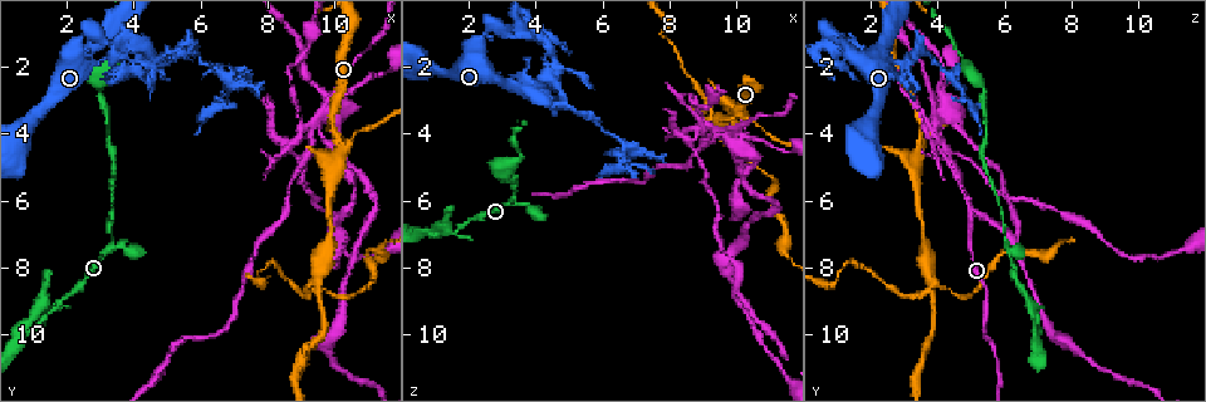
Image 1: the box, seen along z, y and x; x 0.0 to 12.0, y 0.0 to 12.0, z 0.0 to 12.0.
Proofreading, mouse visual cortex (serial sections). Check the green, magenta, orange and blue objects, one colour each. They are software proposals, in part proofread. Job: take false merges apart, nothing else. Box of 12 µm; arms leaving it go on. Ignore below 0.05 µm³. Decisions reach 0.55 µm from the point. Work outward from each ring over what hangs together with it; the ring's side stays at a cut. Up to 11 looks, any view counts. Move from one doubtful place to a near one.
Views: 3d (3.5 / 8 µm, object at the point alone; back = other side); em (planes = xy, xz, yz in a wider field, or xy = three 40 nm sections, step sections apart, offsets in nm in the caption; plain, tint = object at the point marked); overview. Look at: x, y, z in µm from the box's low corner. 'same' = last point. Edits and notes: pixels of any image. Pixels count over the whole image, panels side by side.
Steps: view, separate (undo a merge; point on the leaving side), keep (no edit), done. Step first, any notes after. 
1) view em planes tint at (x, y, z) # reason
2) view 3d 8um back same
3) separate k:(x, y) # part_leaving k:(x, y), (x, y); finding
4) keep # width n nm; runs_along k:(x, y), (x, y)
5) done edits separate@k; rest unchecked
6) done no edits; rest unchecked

view 3d 3.5um at (9.6, 8.3, 3.7) # looks like a crossing

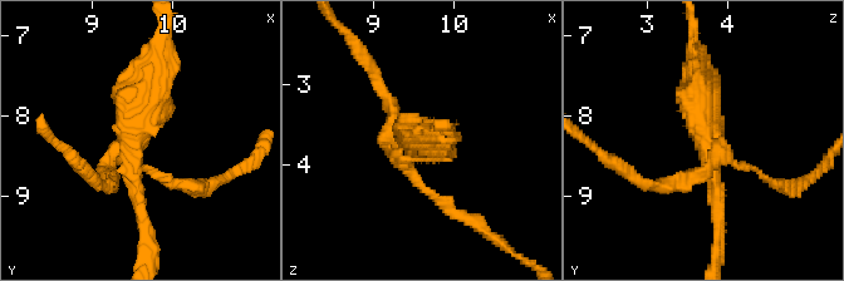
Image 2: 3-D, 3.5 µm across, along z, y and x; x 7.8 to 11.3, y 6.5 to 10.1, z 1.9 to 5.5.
view em xy step 5 tint at (9.50, 8.30, 3.80) # arms 4; arm_widths 100, 200, 200, 400 nm

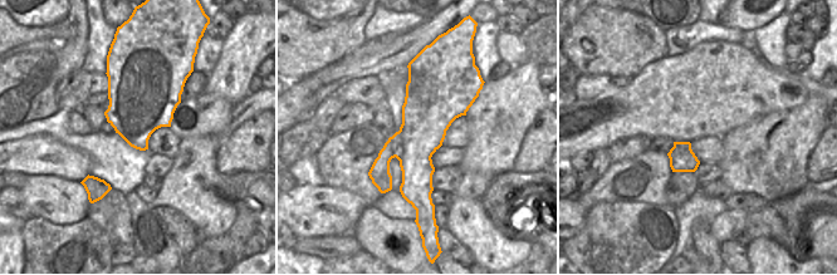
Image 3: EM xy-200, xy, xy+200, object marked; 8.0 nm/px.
separate 2:(671, 186) # border 3:(399, 132), (399, 150), (395, 156); two cells meet here

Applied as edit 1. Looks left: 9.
view 3d 3.5um at (1.4, 9.2, 7.0) # sharp bend

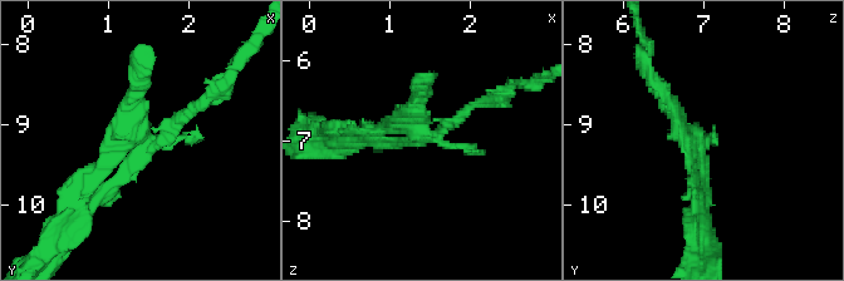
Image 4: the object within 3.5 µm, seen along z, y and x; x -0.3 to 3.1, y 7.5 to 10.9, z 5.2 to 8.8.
view em xy step 3 tint at (1.35, 9.20, 6.95)

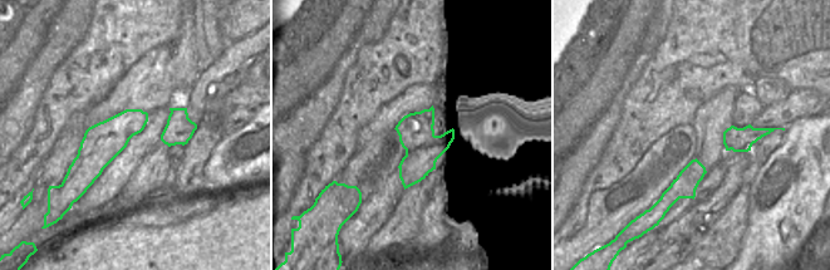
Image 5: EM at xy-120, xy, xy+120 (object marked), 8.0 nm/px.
separate 4:(137, 94) # width 300 nm; part_leaving 4:(701, 143), (688, 143), (701, 225); two cells meet here

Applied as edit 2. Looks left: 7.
view 3d 8um at (3.4, 7.1, 6.0) # three-way junction

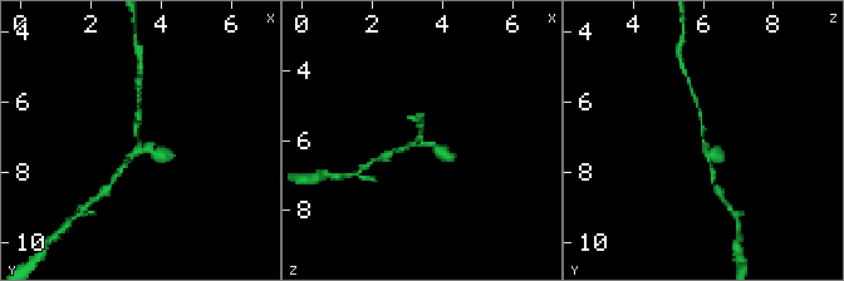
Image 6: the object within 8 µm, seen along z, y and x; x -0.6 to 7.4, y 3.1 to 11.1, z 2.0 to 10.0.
view em xy step 5 tint at (3.4, 7.0, 6.1) # arms 3; arm_widths 100, 100, 300 nm; now the EM

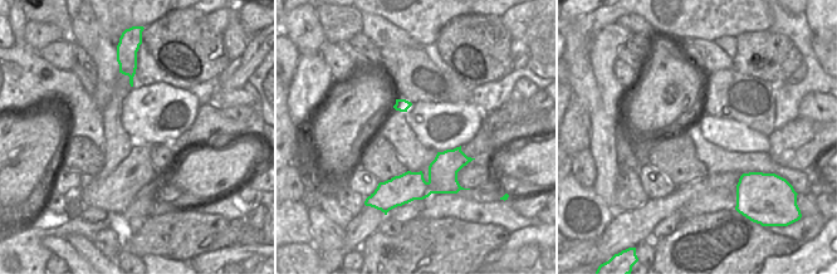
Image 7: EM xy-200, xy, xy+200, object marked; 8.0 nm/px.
keep # runs_along 6:(121, 169), (140, 146), (138, 104); continuous, no second cell

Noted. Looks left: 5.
view 3d 8um at (3.5, 1.4, 1.0) # sharp bend

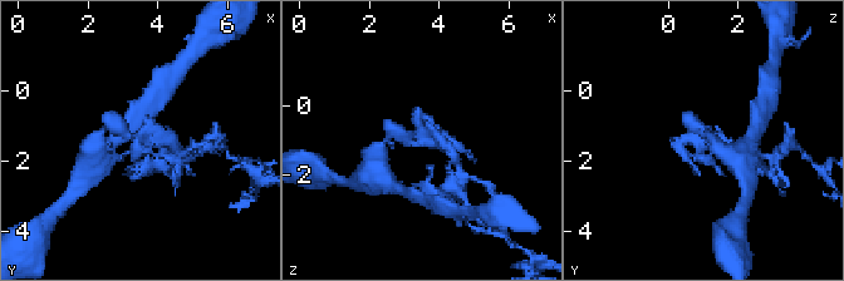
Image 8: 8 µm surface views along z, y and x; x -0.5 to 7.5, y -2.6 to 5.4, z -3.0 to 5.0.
view 3d 3.5um at (3.5, 1.4, 1.0) # zoom in

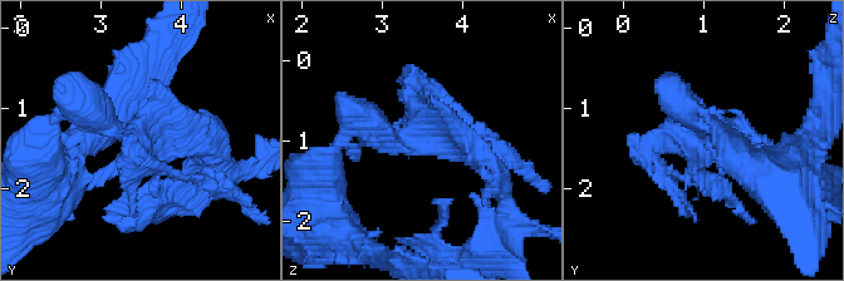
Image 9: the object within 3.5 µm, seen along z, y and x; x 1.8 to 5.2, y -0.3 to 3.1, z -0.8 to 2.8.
view em xy step 1 tint at (3.45, 1.45, 1.05)

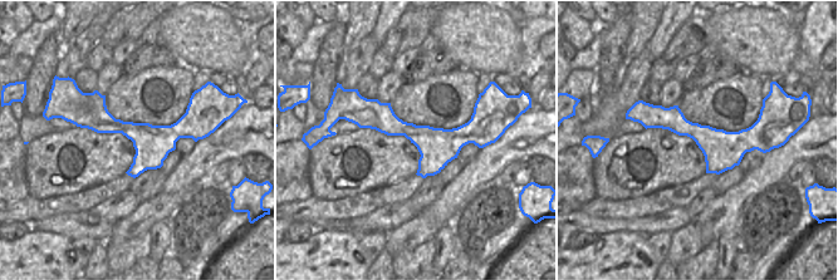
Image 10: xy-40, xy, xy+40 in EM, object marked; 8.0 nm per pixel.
keep # all the same cell

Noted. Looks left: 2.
done edits separate@2, separate@4; rest unchecked

